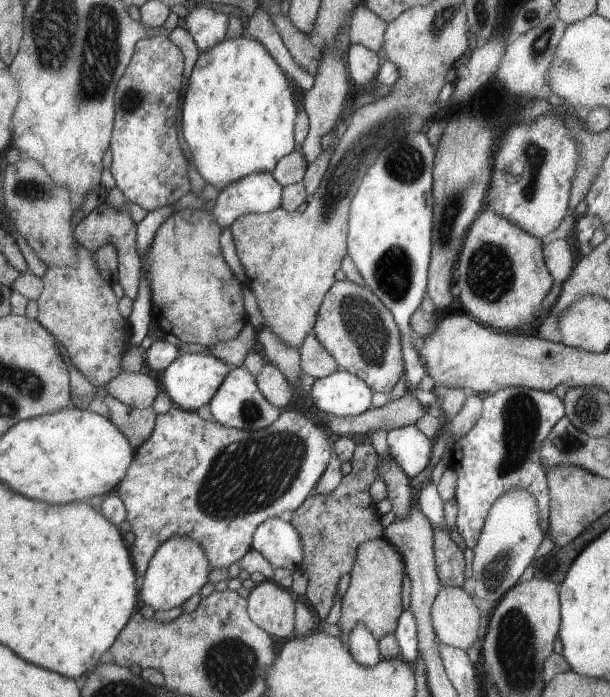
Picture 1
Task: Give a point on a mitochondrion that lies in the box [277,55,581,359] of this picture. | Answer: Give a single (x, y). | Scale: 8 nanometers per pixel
(355, 159)

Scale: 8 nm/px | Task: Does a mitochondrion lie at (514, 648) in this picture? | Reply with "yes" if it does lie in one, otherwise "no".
yes

